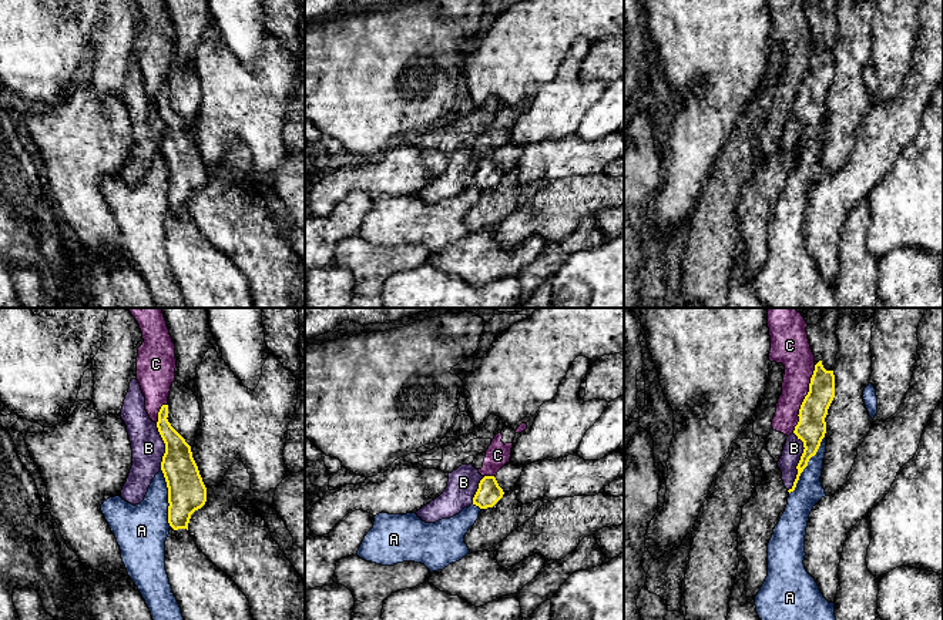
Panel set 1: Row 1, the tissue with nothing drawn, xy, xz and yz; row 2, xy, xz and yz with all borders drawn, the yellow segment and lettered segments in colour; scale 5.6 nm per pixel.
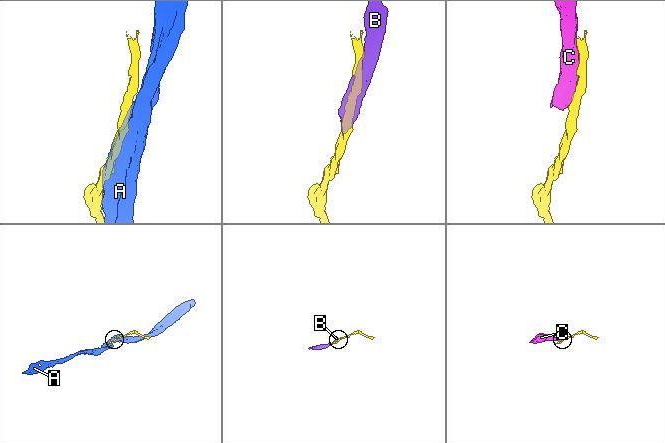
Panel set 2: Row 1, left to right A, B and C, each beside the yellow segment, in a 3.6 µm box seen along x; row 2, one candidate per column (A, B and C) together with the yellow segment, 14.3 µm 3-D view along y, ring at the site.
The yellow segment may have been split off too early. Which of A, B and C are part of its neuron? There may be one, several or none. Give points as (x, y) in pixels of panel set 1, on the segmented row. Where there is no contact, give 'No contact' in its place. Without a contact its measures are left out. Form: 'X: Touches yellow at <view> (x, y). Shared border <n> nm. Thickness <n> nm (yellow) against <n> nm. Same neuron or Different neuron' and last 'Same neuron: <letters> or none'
A: Touches yellow at yz (806, 465). Shared border 380 nm. Thickness 170 nm (yellow) against 160 nm. Different neuron
B: Touches yellow at yz (799, 462). Shared border 340 nm. Thickness 170 nm (yellow) against 110 nm. Different neuron
C: Touches yellow at yz (804, 399). Shared border 400 nm. Thickness 170 nm (yellow) against 180 nm. Different neuron
Same neuron: none

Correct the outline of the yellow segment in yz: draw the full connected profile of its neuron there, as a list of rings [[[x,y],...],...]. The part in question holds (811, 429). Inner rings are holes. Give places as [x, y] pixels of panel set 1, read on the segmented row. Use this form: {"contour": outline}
{"contour": [[[819,361],[815,365],[813,375],[809,383],[809,392],[805,396],[799,409],[799,422],[795,426],[793,433],[803,442],[803,453],[796,466],[798,475],[793,486],[788,490],[789,493],[795,490],[801,473],[808,466],[812,456],[816,455],[822,439],[826,433],[825,418],[828,409],[835,398],[835,375],[833,371],[826,371]]]}

